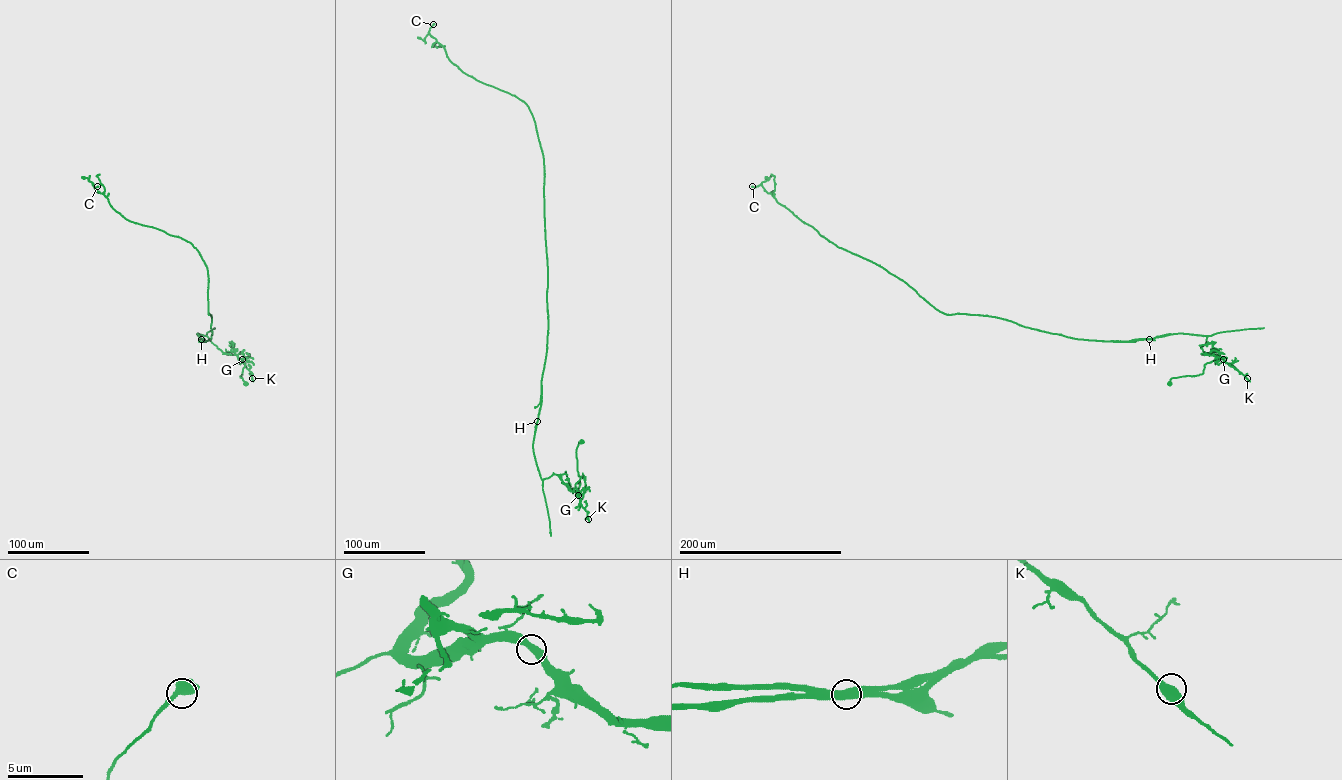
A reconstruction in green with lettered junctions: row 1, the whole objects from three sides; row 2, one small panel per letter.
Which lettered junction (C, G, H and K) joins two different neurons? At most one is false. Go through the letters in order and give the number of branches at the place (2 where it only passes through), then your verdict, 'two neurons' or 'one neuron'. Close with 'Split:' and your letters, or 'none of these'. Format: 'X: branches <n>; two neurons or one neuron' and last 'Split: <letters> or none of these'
C: branches 2; one neuron
G: branches 2; one neuron
H: branches 2; two neurons
K: branches 2; one neuron
Split: H

